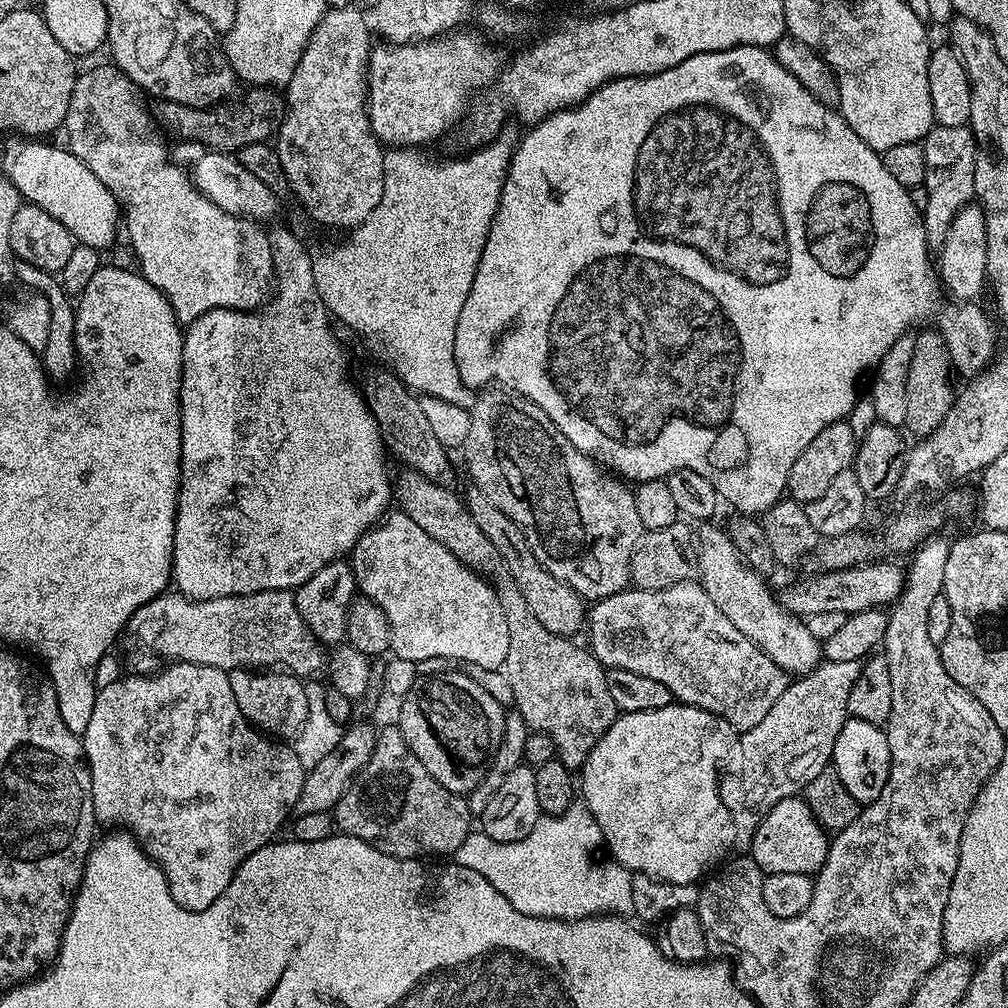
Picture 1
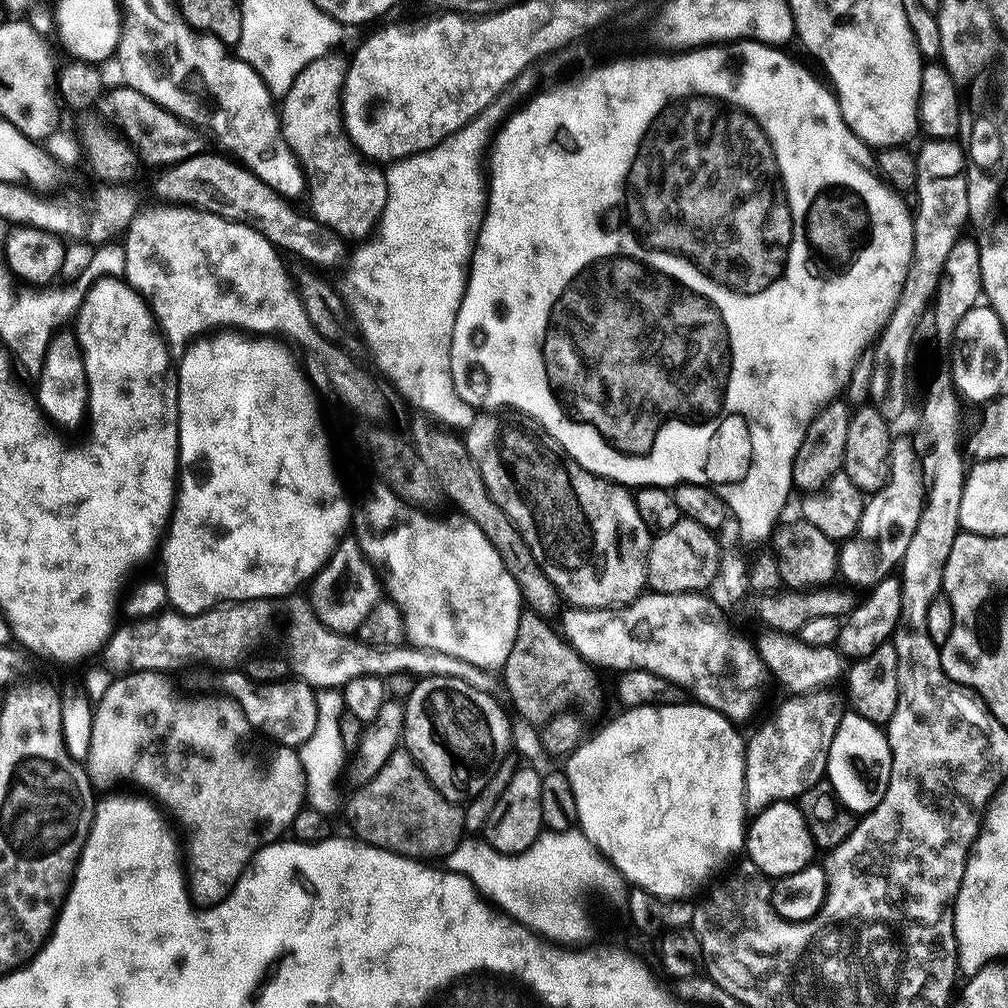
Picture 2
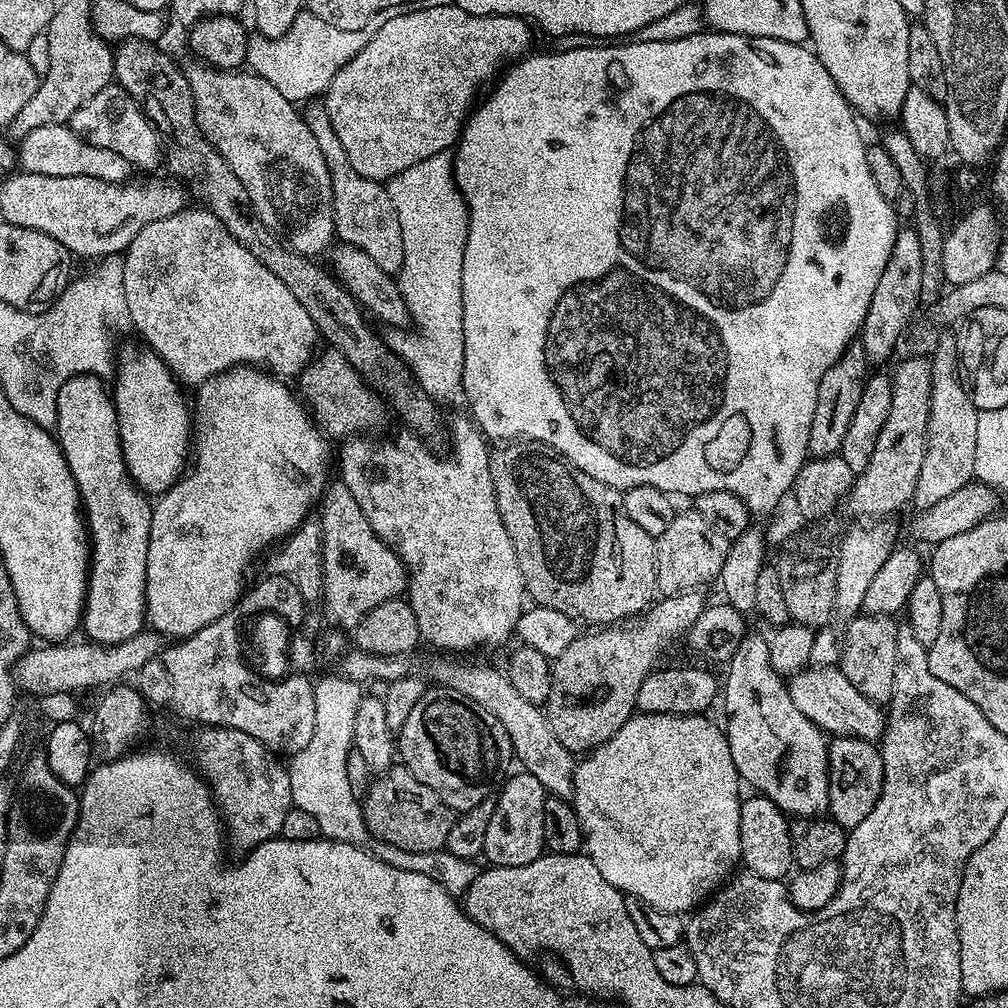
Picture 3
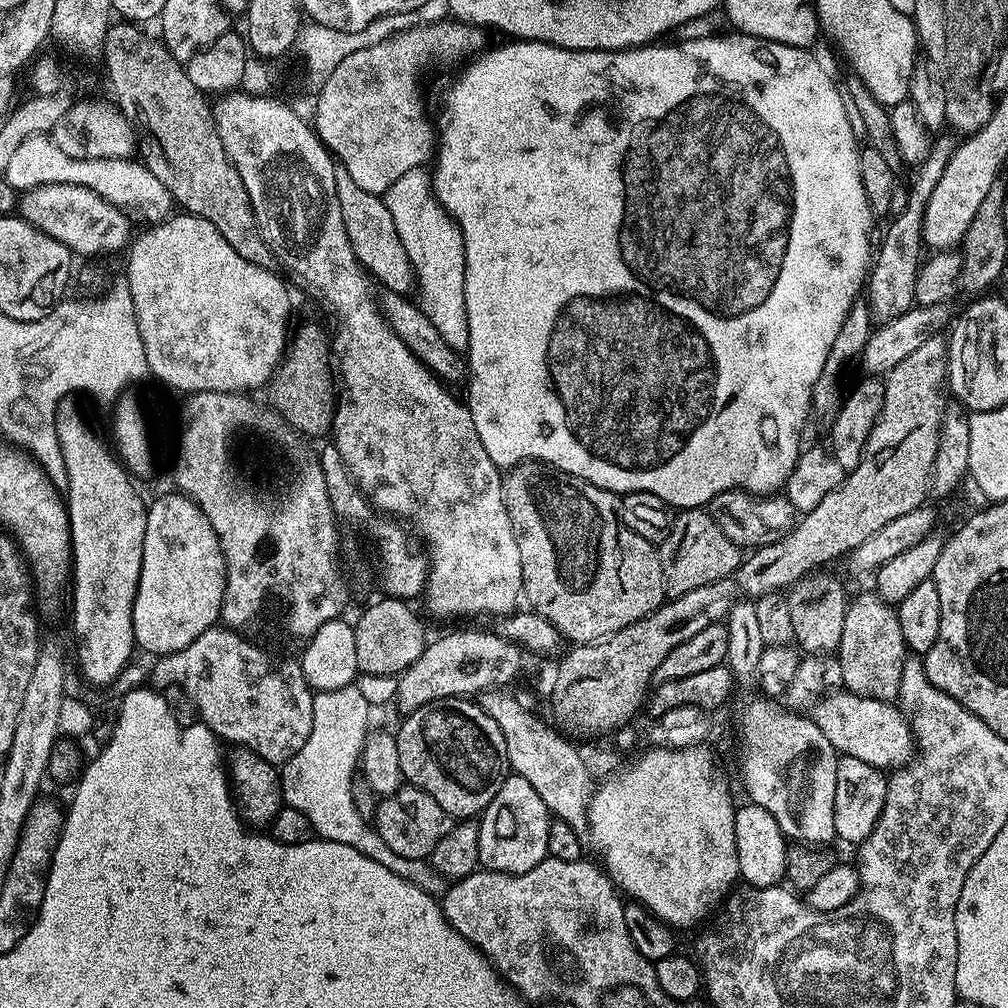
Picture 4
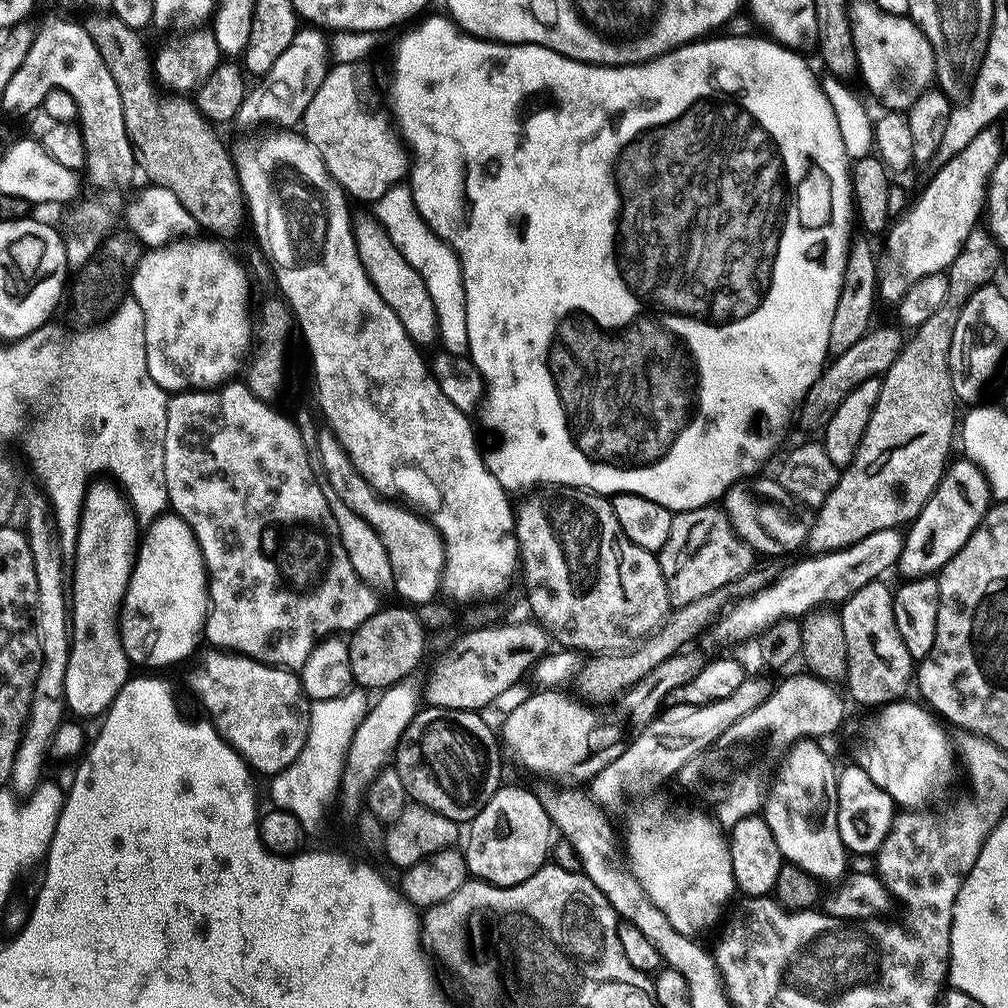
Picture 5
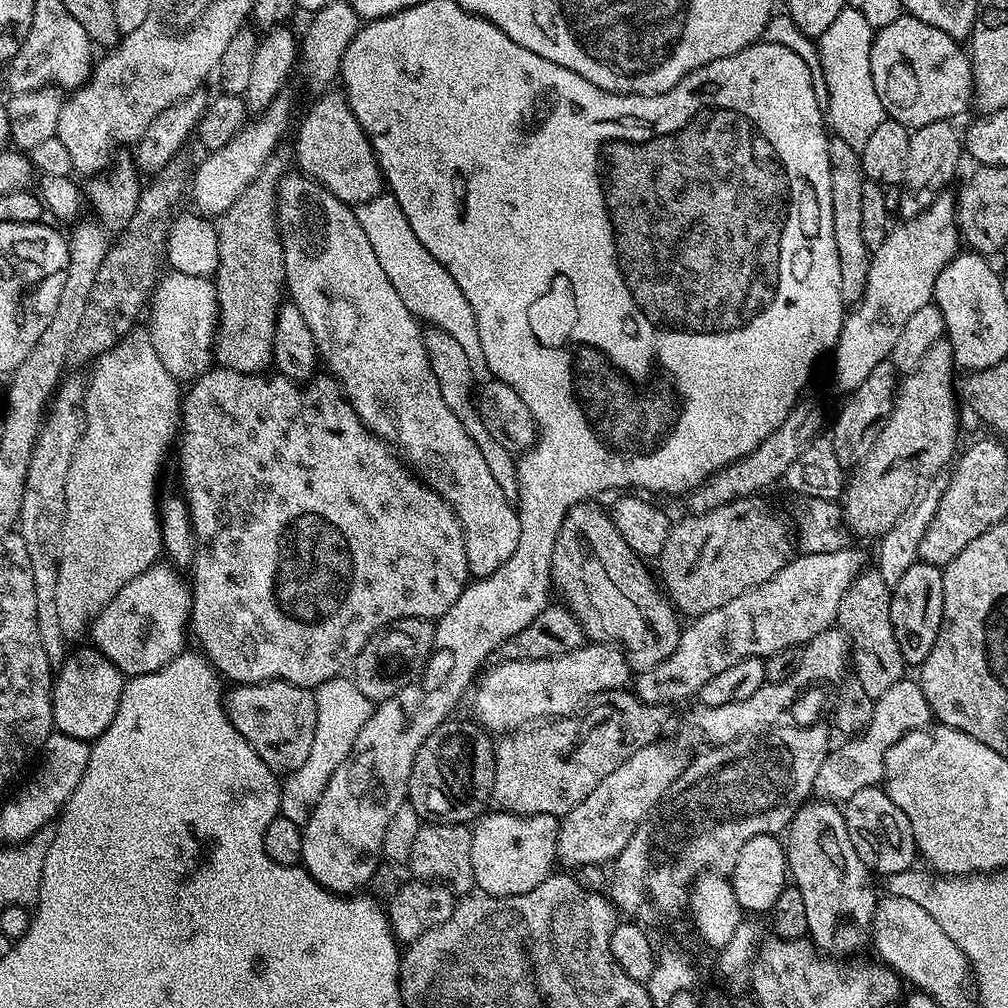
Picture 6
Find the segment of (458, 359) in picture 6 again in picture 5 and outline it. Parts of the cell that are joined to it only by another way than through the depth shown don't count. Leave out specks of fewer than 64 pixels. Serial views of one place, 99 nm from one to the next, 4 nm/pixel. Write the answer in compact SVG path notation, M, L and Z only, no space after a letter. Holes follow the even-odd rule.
M357 215L354 220L354 231L364 269L386 304L394 310L394 314L398 314L398 322L402 322L406 334L417 346L437 343L440 323L436 321L436 307L430 298L426 282L392 245L392 240L371 215Z

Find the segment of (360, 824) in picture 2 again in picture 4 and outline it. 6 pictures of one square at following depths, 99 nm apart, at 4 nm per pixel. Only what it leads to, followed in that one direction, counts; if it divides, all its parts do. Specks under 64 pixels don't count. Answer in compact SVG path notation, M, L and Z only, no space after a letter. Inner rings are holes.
M403 786L395 795L385 797L377 806L374 827L376 833L394 850L394 854L402 854L402 858L414 858L422 860L431 857L434 846L446 834L450 834L454 818L430 798L430 794L423 792L421 788Z

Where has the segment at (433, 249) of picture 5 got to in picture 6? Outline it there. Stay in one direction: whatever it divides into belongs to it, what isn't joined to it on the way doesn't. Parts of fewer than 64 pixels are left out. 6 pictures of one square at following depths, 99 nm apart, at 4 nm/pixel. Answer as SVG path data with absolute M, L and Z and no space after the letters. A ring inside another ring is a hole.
M381 194L367 200L365 204L355 205L354 211L362 230L366 230L366 238L370 238L370 246L374 246L374 254L386 278L394 286L404 305L421 321L429 320L440 327L437 329L443 335L452 336L470 360L473 373L487 373L486 356L482 354L482 344L478 342L478 322L474 318L470 302L466 302L466 294L462 294L458 282L450 278L450 274L444 265L436 261L434 254L430 254L430 250L426 250L426 246L418 242L396 199L391 194Z

